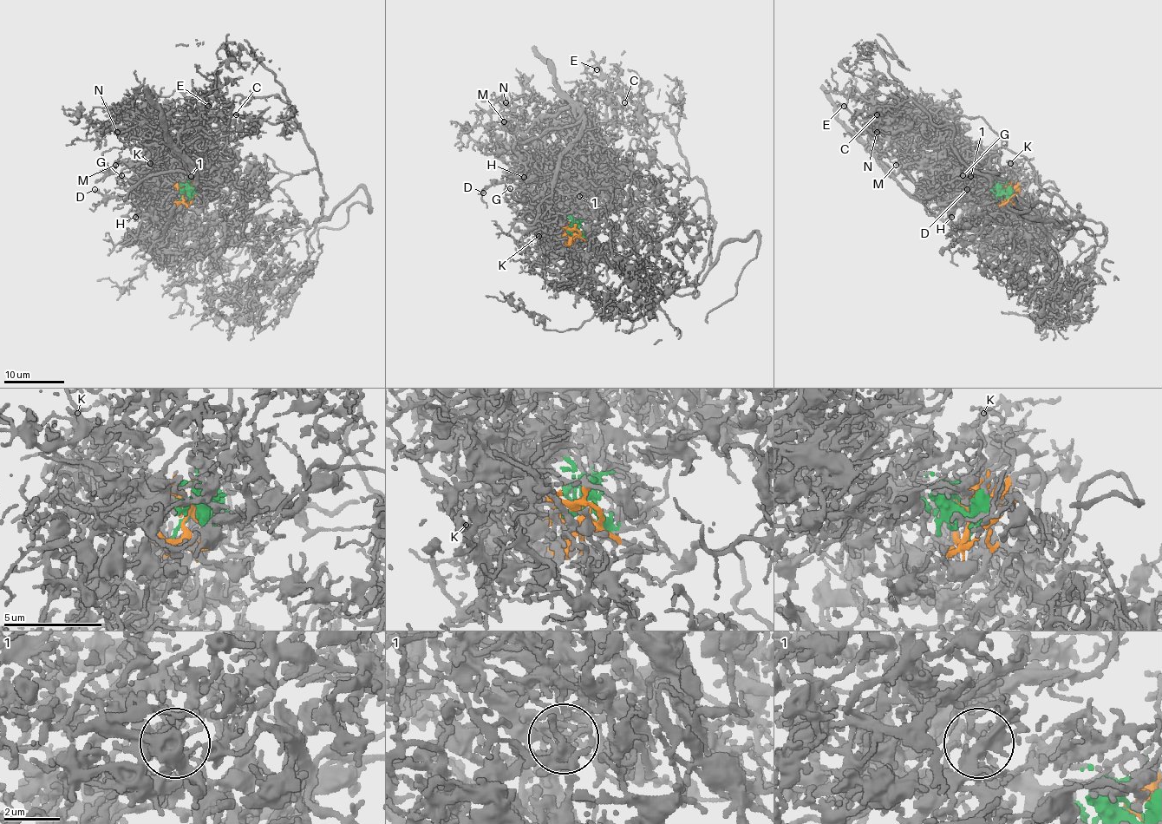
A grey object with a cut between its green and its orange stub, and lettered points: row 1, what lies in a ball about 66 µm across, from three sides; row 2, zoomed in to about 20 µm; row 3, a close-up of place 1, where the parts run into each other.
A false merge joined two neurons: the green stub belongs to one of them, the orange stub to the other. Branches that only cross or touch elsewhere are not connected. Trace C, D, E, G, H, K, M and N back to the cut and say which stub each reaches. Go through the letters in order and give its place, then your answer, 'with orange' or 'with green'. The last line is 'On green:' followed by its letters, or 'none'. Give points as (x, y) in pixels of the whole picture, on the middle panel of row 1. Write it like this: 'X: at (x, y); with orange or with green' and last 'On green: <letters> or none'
C: at (624, 102); with orange
D: at (483, 192); with green
E: at (597, 69); with orange
G: at (510, 188); with green
H: at (524, 177); with green
K: at (538, 236); with green
M: at (504, 121); with green
N: at (505, 102); with green
On green: D, G, H, K, M, N

